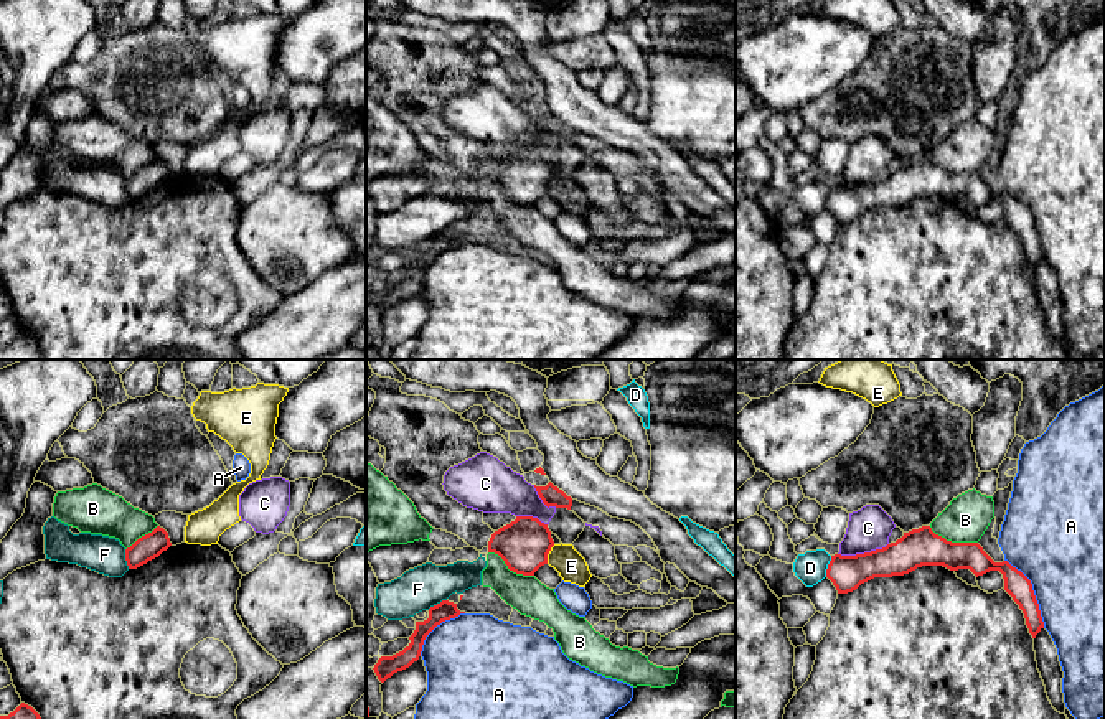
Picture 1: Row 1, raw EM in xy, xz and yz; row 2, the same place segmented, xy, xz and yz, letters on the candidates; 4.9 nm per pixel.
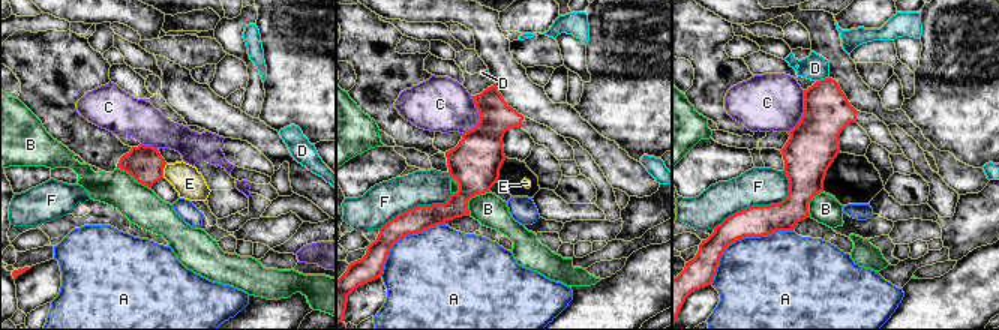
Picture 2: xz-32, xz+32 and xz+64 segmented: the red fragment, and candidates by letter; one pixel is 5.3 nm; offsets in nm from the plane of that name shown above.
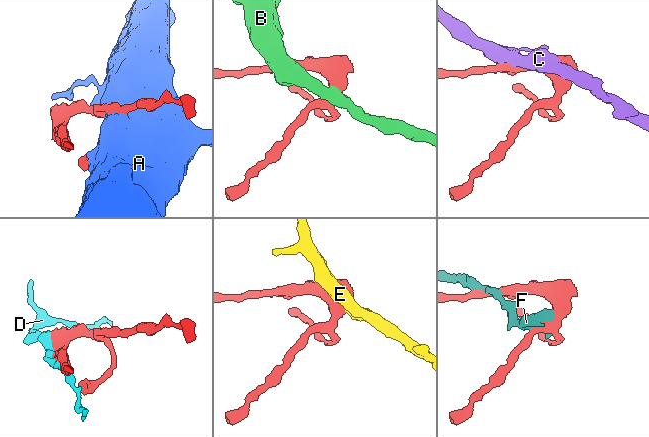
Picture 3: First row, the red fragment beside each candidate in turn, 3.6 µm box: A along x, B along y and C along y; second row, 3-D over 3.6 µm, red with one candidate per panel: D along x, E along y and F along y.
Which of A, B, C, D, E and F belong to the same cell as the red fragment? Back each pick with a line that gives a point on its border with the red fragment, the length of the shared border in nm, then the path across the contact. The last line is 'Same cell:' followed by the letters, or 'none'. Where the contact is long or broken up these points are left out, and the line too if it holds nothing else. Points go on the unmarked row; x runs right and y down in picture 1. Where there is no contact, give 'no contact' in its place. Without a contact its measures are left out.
Same cell: none

